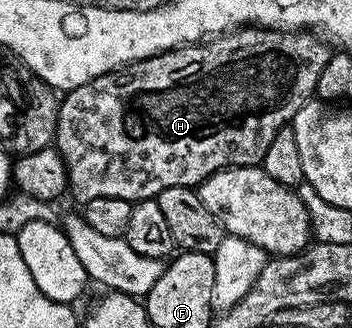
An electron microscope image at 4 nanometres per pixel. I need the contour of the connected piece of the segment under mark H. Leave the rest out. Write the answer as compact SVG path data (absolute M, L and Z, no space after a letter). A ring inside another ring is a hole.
M240 27L234 31L204 40L194 45L180 45L144 61L135 61L122 69L114 69L112 73L101 75L89 83L81 83L81 87L66 90L59 102L57 115L57 131L53 142L67 168L67 183L70 196L75 196L79 203L93 199L108 197L109 199L125 199L132 203L150 201L158 198L165 187L181 187L190 185L198 187L209 175L222 169L230 169L233 165L258 166L263 160L269 143L273 143L273 135L281 131L281 127L295 120L297 111L316 96L317 79L321 79L321 71L329 56L329 49L320 38L307 31L280 31L278 29L260 29L258 27Z

